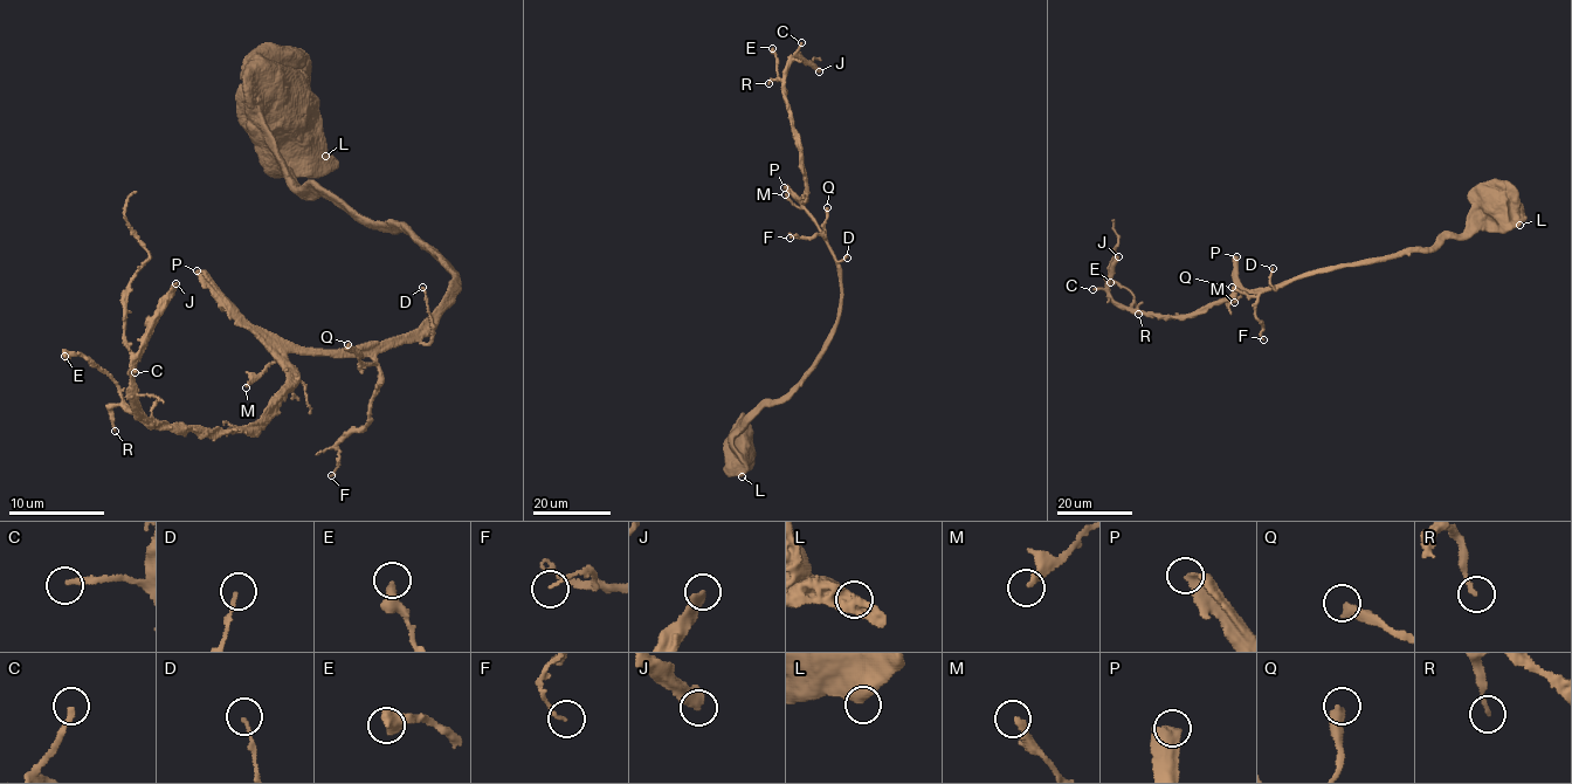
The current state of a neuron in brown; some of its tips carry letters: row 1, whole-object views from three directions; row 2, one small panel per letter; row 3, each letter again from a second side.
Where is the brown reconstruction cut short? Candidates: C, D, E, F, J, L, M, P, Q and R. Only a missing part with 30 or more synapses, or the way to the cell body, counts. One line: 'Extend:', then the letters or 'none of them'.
Extend: J, P

